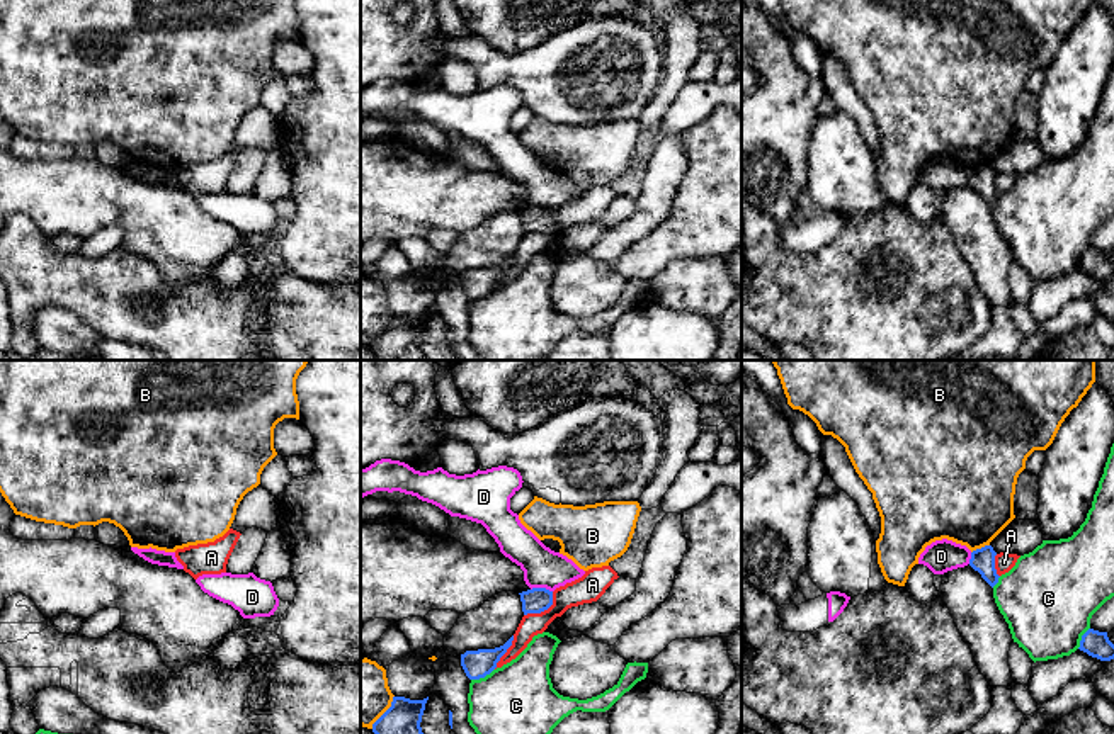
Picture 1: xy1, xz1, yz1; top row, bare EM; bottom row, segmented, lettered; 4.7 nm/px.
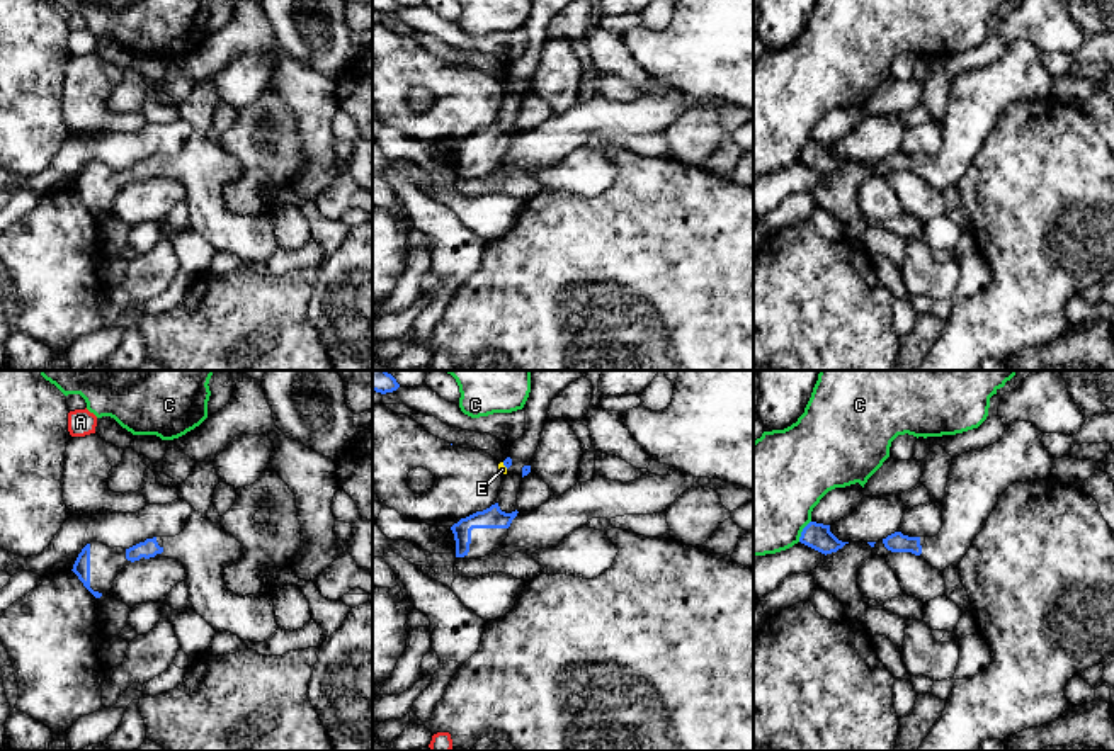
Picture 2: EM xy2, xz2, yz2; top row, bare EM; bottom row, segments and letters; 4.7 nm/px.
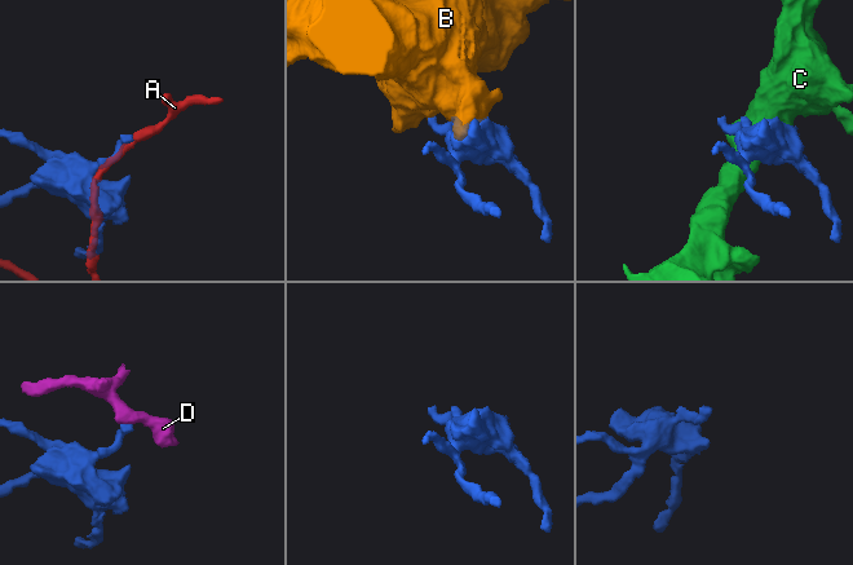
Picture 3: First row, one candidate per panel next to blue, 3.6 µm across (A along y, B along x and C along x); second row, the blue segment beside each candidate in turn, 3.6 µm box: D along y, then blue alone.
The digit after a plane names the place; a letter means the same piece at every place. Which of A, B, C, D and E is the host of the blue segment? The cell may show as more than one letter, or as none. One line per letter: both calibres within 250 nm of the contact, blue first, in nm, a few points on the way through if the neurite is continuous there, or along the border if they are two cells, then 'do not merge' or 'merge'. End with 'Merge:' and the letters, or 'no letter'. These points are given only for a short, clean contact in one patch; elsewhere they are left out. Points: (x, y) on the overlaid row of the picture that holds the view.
A: calibres 120 and 130 nm; do not merge
B: calibres 110 and 440 nm; do not merge
C: calibres 130 and 340 nm; do not merge
D: calibres 120 and 190 nm; border xz1 (531, 588), (548, 588), (551, 592); do not merge
E: calibres 50 and 50 nm; border xz2 (502, 463), (507, 468); do not merge
Merge: no letter

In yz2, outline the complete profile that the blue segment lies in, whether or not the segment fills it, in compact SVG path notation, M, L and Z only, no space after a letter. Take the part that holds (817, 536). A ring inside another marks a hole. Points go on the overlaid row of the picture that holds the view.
M810 522L799 537L799 542L821 552L821 554L832 554L842 549L849 542L838 540L832 532L830 525Z

